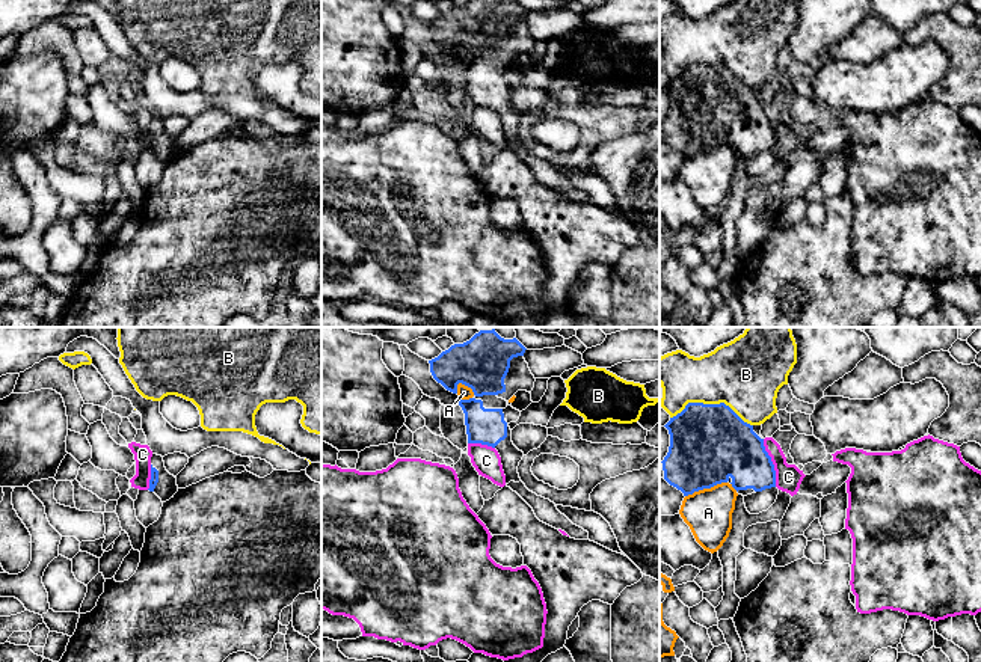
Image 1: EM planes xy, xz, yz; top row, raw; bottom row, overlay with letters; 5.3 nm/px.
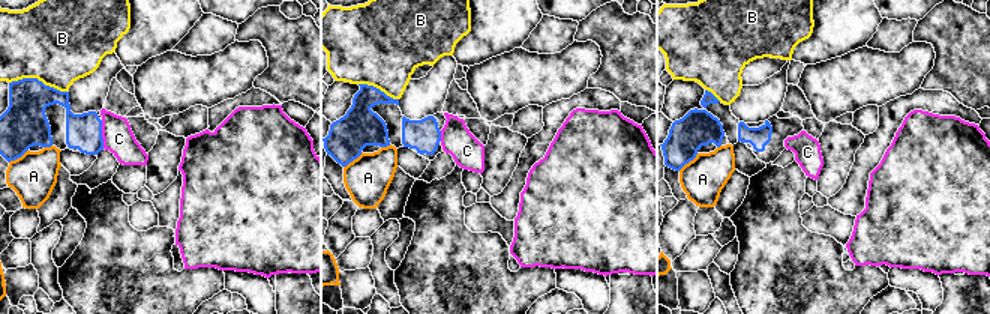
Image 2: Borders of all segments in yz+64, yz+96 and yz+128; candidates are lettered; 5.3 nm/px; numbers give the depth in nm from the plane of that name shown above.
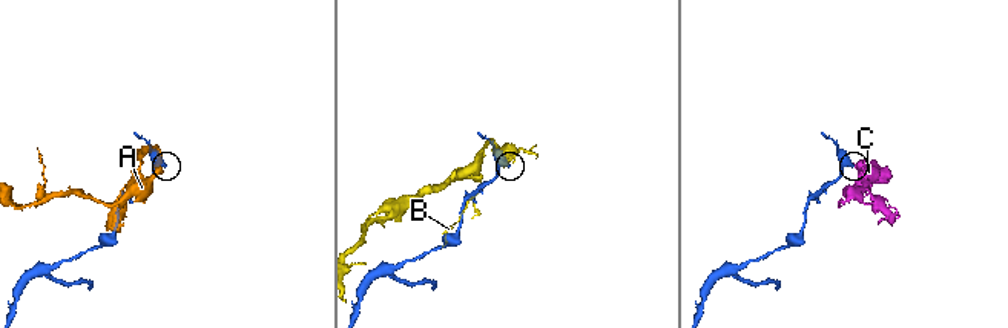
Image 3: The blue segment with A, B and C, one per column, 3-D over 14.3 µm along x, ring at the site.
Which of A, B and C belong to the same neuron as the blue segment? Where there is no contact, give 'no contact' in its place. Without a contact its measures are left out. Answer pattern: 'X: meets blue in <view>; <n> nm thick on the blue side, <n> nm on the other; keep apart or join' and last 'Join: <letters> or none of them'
A: meets blue in yz; 420 nm thick on the blue side, 260 nm on the other; keep apart
B: meets blue in yz; 420 nm thick on the blue side, 380 nm on the other; keep apart
C: meets blue in yz; 320 nm thick on the blue side, 140 nm on the other; keep apart
Join: none of them

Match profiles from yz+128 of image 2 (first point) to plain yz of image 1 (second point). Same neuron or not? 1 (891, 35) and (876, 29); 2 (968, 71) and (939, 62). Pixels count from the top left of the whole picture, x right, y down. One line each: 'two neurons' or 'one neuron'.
1: one neuron
2: two neurons

